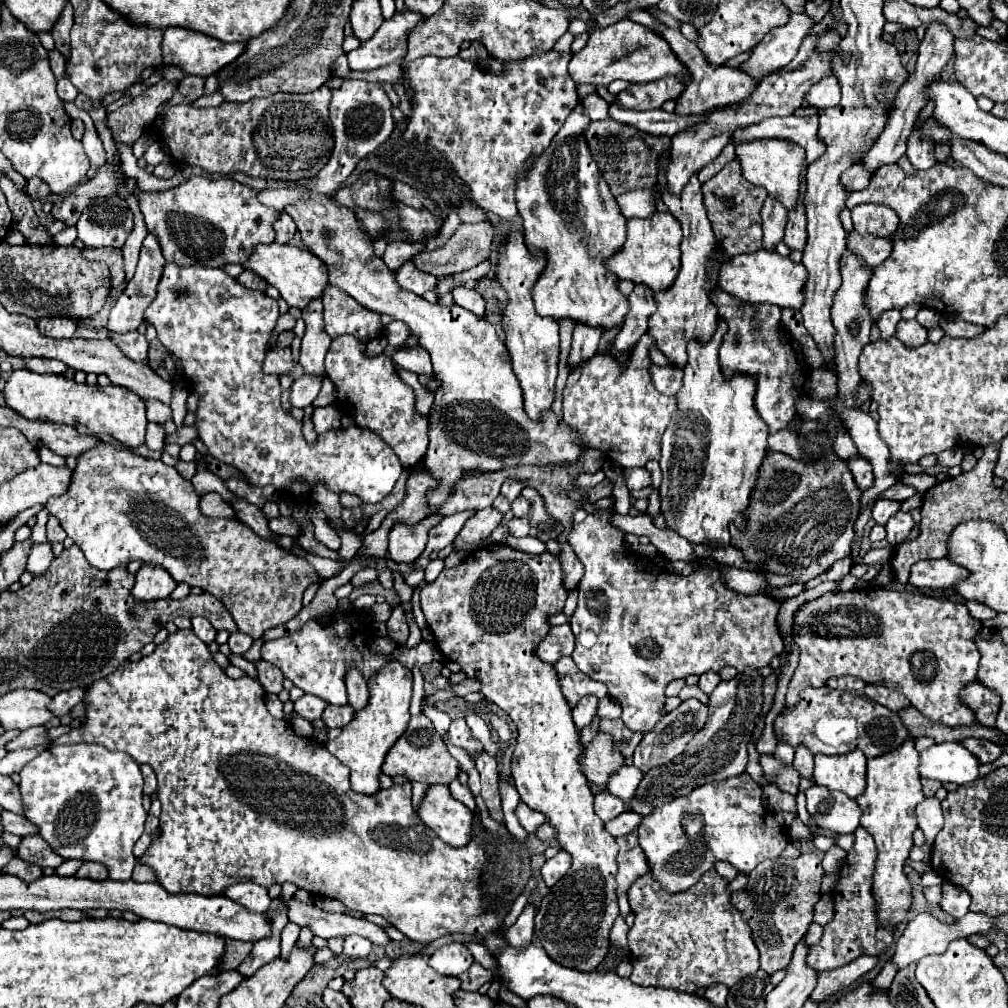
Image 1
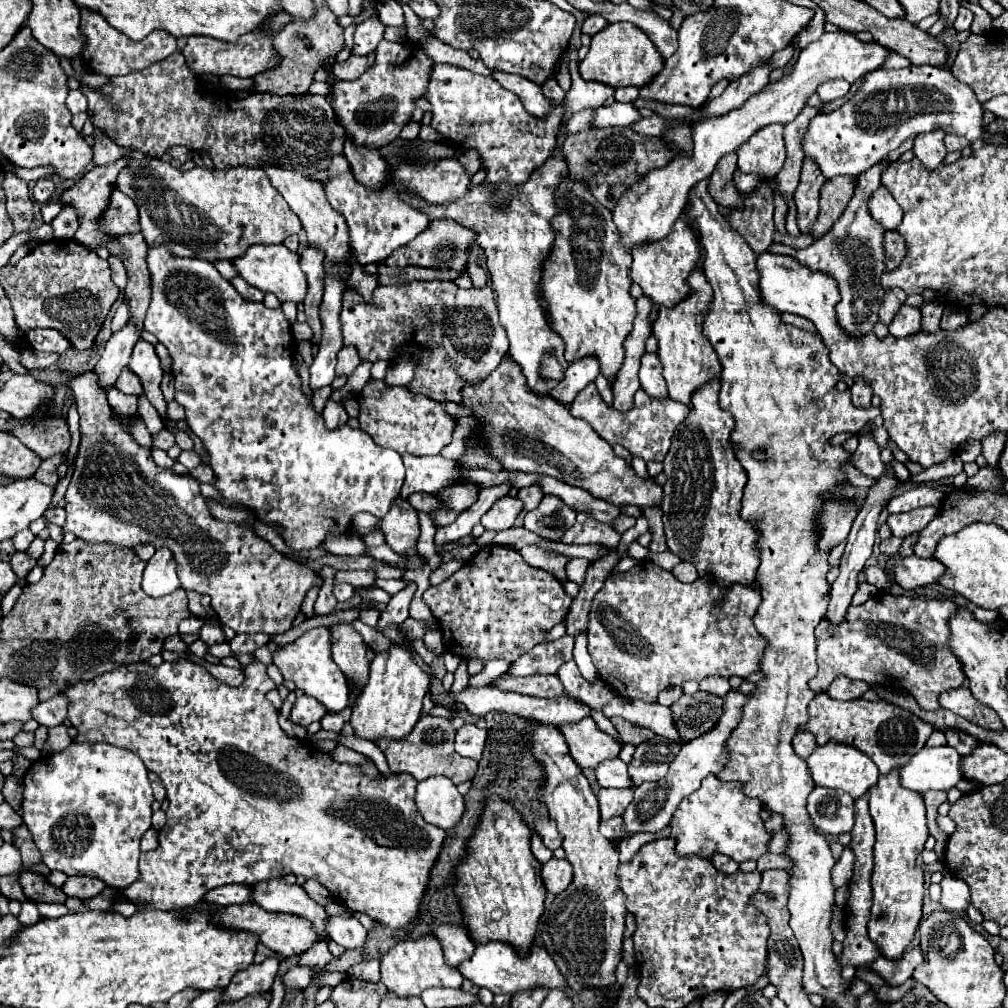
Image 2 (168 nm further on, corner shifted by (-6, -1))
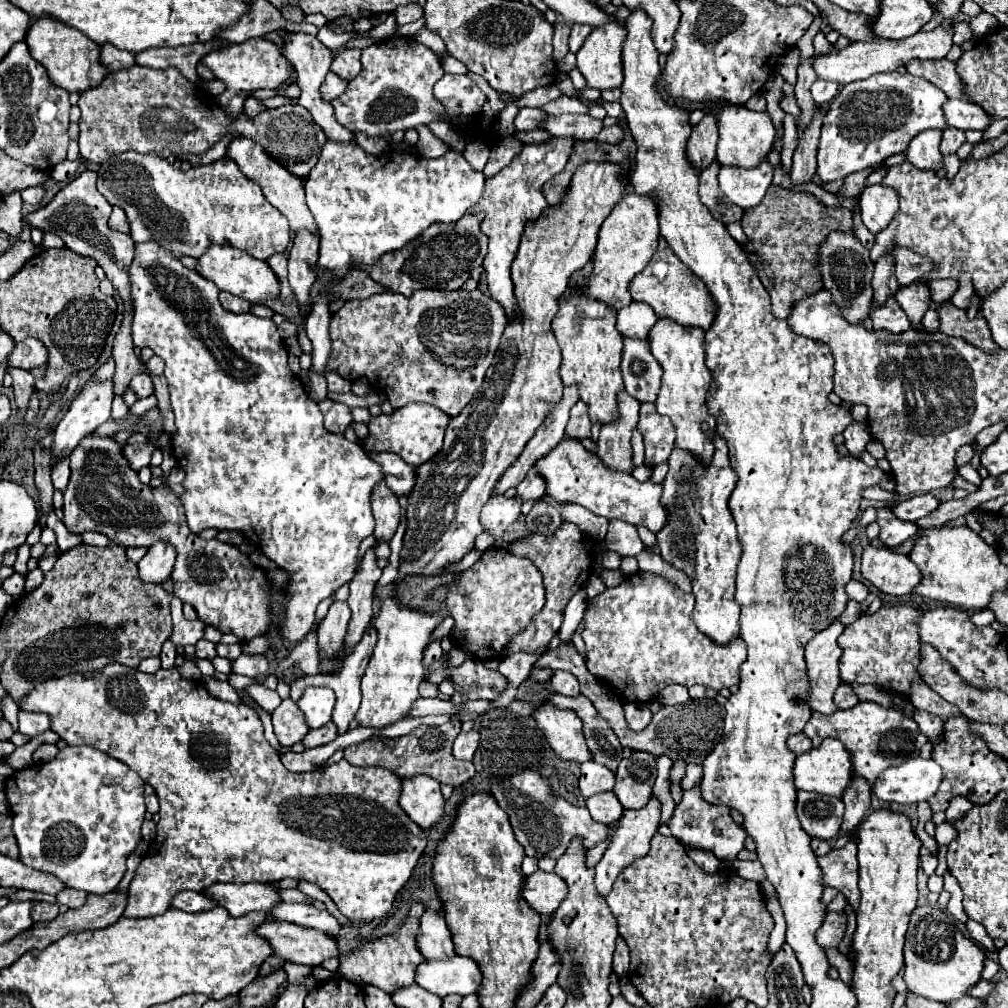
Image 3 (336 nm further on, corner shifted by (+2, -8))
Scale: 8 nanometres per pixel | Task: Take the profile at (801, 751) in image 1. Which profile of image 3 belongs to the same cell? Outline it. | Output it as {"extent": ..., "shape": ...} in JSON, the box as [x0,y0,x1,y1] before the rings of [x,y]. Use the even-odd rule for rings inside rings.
{"extent":[788,732,812,756],"shape":[[[800,732],[800,734],[794,734],[794,736],[788,738],[788,748],[798,756],[798,754],[808,752],[808,750],[812,748],[812,742],[810,742],[810,740]]]}

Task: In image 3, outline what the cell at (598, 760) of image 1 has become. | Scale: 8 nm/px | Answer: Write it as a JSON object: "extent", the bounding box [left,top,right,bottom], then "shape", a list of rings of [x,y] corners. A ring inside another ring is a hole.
{"extent":[532,702,592,760],"shape":[[[542,702],[536,706],[532,716],[542,728],[552,750],[562,760],[592,760],[592,754],[586,746],[586,738],[582,732],[582,720],[572,710],[562,710],[552,706],[550,702]]]}

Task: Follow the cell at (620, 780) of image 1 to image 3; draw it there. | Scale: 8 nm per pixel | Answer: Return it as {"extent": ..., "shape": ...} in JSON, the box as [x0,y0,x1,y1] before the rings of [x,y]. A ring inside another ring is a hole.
{"extent":[580,762,614,798],"shape":[[[584,762],[582,764],[582,776],[580,776],[580,794],[584,798],[590,798],[598,792],[612,790],[614,786],[614,772],[610,772],[606,766],[596,762]]]}

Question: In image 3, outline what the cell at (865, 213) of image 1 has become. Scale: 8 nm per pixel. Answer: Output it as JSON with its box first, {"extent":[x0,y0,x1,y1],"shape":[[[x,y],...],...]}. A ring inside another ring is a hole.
{"extent":[860,184,898,234],"shape":[[[876,184],[876,186],[866,186],[860,194],[860,214],[864,226],[872,232],[878,234],[884,230],[886,224],[890,224],[892,216],[898,210],[898,194],[896,190]]]}

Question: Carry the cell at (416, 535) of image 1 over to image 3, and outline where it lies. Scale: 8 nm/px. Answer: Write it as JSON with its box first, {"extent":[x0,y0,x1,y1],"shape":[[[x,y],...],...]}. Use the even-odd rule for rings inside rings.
{"extent":[372,482,400,542],"shape":[[[378,482],[372,490],[372,512],[376,518],[376,540],[390,542],[400,522],[400,504],[396,494],[384,482]]]}

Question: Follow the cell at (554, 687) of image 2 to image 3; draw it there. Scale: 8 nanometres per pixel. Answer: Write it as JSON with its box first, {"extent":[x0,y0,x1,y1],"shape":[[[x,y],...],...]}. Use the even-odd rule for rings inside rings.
{"extent":[546,694,622,772],"shape":[[[550,694],[546,700],[554,702],[554,706],[558,708],[570,708],[580,716],[592,760],[598,764],[604,764],[614,772],[622,760],[622,746],[616,734],[612,732],[610,724],[596,712],[592,702],[586,696],[568,698],[562,694]]]}

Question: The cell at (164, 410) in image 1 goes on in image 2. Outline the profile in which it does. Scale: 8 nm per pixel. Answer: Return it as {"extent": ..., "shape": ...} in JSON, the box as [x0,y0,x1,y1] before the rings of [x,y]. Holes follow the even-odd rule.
{"extent":[107,387,138,417],"shape":[[[112,387],[107,392],[107,399],[110,406],[122,417],[136,415],[138,410],[138,396],[126,395]]]}

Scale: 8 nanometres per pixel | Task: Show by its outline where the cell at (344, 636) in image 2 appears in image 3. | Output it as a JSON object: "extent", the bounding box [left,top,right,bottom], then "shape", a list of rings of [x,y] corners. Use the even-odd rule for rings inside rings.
{"extent":[318,602,350,656],"shape":[[[332,602],[330,612],[318,624],[318,648],[322,648],[330,656],[336,656],[344,646],[348,622],[350,622],[348,602]]]}

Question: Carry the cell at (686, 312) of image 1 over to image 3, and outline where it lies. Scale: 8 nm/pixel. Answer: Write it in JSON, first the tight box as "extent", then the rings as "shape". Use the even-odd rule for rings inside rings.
{"extent":[648,322,716,468],"shape":[[[656,322],[656,326],[650,330],[648,336],[650,348],[654,358],[660,362],[664,368],[662,374],[662,388],[656,400],[658,414],[664,414],[672,420],[674,430],[676,430],[676,448],[682,448],[690,452],[704,468],[712,460],[714,454],[714,444],[710,434],[716,432],[716,422],[706,410],[706,392],[710,388],[710,370],[706,368],[706,352],[704,352],[704,330],[702,328],[688,328],[680,326],[676,322]],[[706,422],[708,432],[702,430],[702,424]]]}

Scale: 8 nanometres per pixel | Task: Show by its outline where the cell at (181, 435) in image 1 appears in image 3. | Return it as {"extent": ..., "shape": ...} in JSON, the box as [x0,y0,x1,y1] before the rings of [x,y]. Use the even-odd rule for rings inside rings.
{"extent":[122,441,156,472],"shape":[[[146,441],[139,445],[126,444],[122,452],[128,460],[130,468],[138,472],[142,466],[146,466],[148,462],[151,462],[151,457],[155,449],[156,444]]]}

